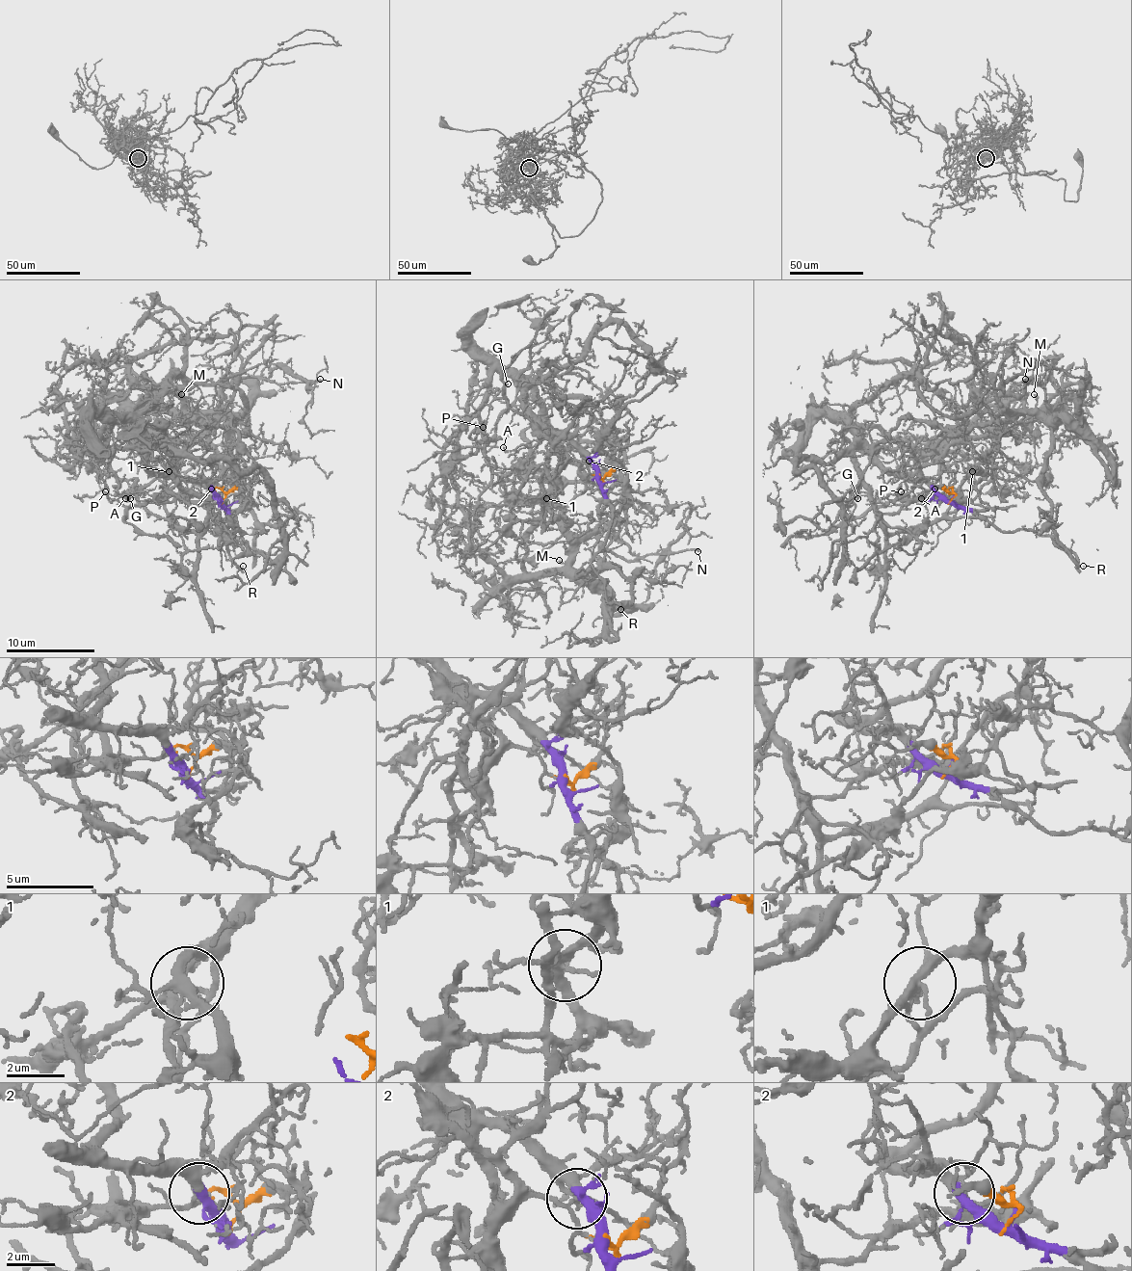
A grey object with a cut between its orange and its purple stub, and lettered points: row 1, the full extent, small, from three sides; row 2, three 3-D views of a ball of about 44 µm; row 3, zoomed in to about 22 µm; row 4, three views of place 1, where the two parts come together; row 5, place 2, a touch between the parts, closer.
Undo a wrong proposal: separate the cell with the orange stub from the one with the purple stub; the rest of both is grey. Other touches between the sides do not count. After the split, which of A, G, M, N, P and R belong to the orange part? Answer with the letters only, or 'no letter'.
A, G, M, P

